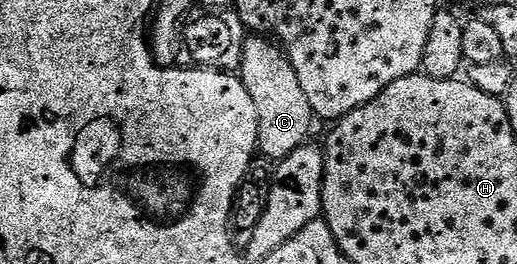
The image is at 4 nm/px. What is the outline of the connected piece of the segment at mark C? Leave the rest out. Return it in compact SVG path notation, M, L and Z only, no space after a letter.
M253 34L246 39L239 75L242 82L249 87L250 101L257 108L257 139L260 151L265 151L273 162L280 162L310 139L309 127L315 123L311 102L307 102L307 94L299 82L295 66L272 39L261 34Z

